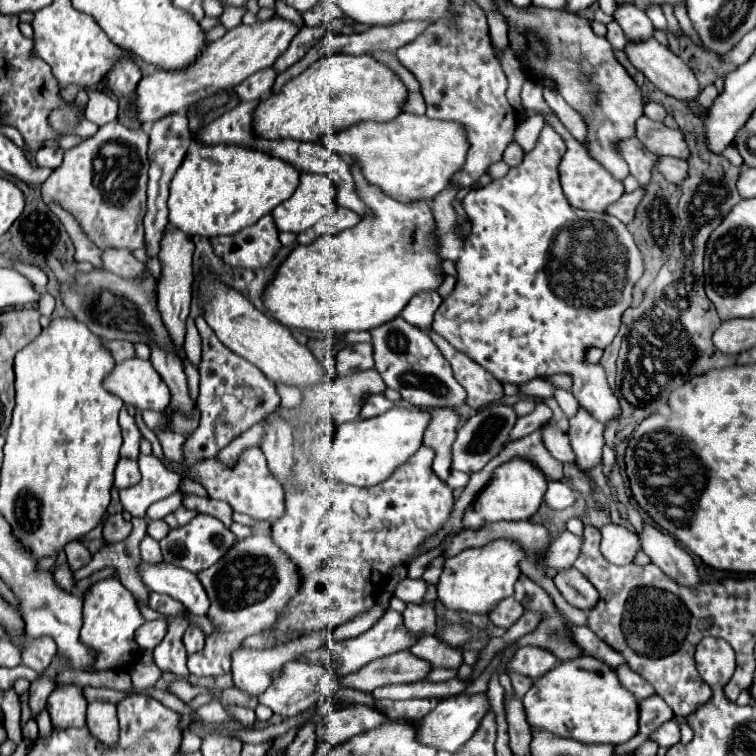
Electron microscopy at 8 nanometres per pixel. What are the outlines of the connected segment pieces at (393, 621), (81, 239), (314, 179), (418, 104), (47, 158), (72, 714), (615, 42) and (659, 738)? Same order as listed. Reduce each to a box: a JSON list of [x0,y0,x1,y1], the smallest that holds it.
[[294,609,416,675],[48,203,102,269],[272,173,336,233],[402,91,426,115],[36,147,64,169],[46,685,88,727],[606,21,626,49],[652,719,680,747]]

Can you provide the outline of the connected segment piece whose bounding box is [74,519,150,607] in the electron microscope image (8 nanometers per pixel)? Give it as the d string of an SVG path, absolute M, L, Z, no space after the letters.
M132 519L132 533L116 543L116 545L110 545L110 547L102 547L88 565L84 565L82 569L78 569L74 573L74 581L80 581L88 575L92 575L94 571L100 571L108 565L116 567L118 571L118 579L122 581L122 585L132 591L134 599L138 605L146 605L148 607L148 597L150 597L150 591L148 587L144 585L140 573L138 573L138 563L142 561L140 557L140 537L146 533L146 525L142 519Z

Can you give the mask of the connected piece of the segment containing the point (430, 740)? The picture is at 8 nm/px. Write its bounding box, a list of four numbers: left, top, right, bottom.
[418,693,490,753]

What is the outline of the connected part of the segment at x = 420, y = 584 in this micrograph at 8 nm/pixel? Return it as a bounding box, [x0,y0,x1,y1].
[394,579,428,605]

